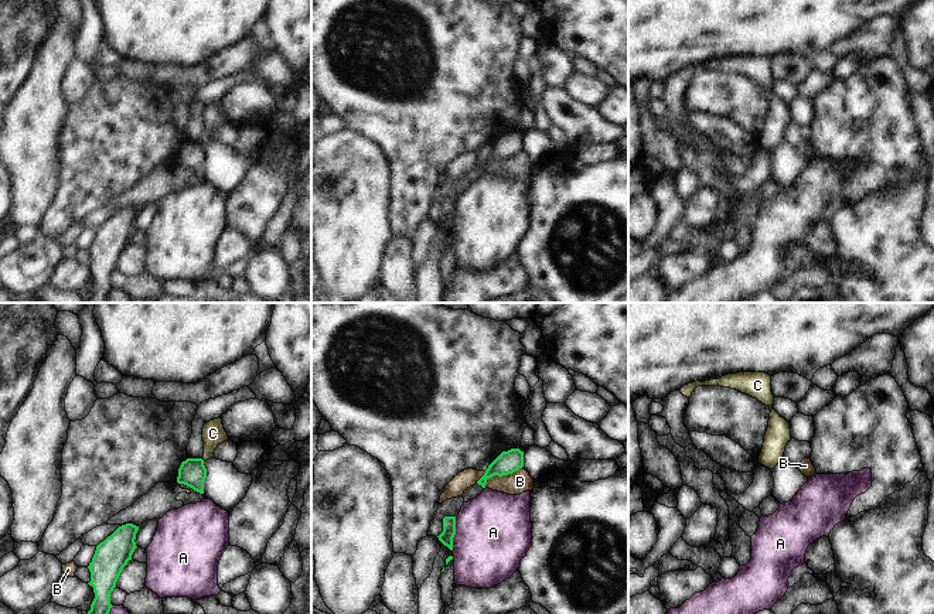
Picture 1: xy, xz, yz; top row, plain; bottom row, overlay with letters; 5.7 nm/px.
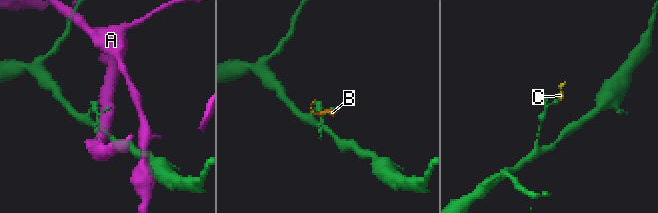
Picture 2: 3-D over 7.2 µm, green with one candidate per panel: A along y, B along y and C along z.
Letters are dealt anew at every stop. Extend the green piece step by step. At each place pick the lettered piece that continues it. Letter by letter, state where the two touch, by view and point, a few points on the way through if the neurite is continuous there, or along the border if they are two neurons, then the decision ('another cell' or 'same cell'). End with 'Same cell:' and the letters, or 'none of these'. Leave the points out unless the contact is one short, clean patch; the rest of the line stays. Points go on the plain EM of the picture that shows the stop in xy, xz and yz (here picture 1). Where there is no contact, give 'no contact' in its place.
A: xz (454, 217) | another cell
B: xz (501, 159) | another cell
C: no contact | another cell
Same cell: none of these

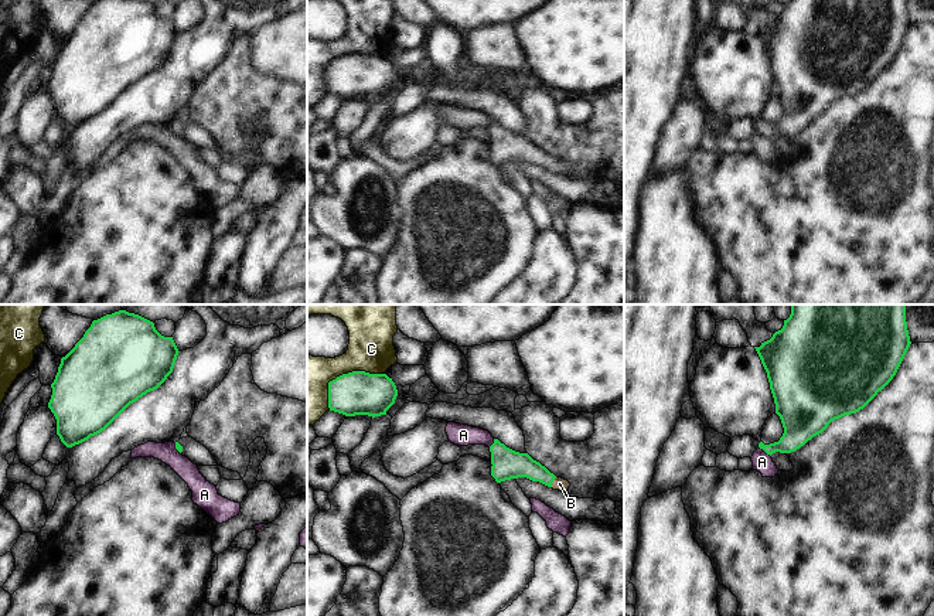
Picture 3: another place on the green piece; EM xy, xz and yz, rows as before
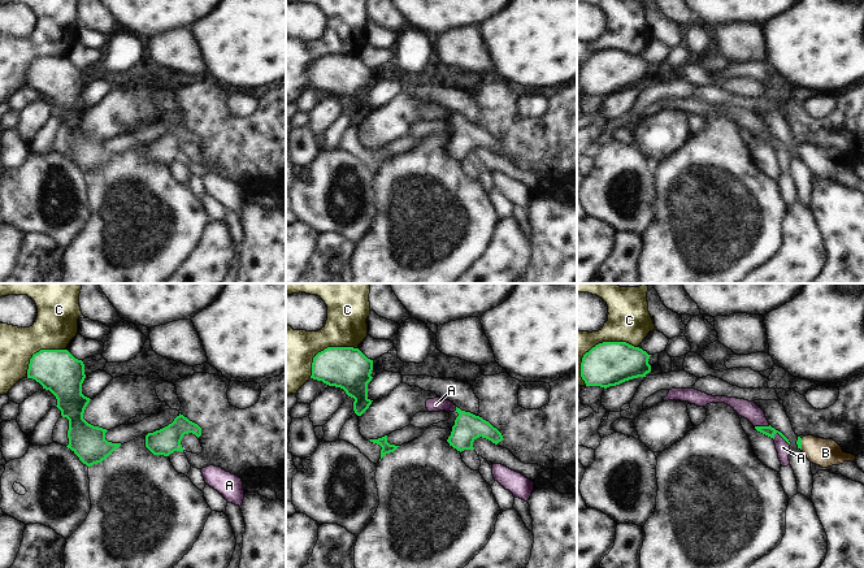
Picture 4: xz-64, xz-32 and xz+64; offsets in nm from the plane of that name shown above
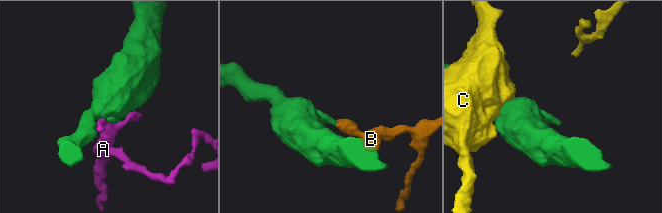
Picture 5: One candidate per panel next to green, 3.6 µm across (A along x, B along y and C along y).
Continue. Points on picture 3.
A: yz (764, 133) | along yz (759, 129), (770, 139) | another cell
B: xz (552, 164) | across xz (512, 147), (527, 149), (552, 164), (559, 166) | same cell
C: xz (343, 57) | another cell
Same cell: B

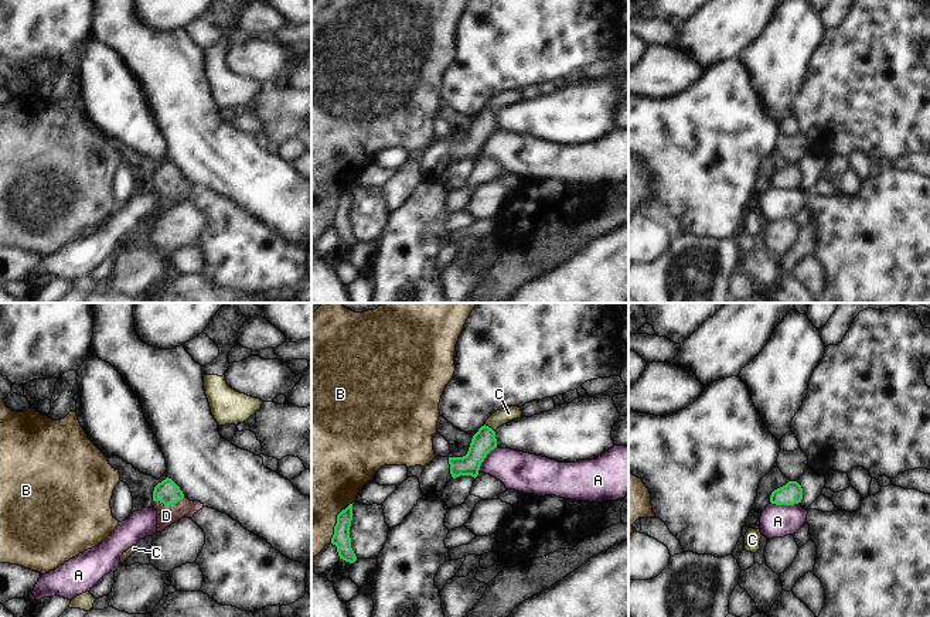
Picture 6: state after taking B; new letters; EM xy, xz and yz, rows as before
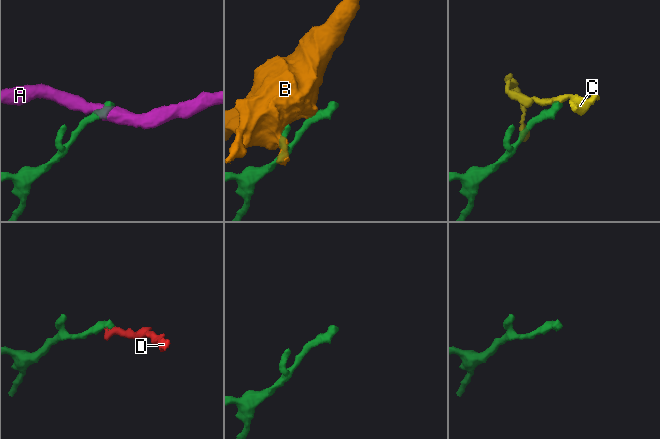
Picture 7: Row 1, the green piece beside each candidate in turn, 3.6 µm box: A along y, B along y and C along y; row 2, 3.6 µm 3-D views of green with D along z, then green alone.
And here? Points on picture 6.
A: yz (784, 187) | along yz (799, 184), (793, 187), (772, 187) | another cell
B: xz (337, 205) | another cell
C: xz (490, 111) | along xz (484, 106), (494, 115) | another cell
D: xy (169, 187) | across xy (167, 174), (169, 187), (166, 198) | same cell
Same cell: D

